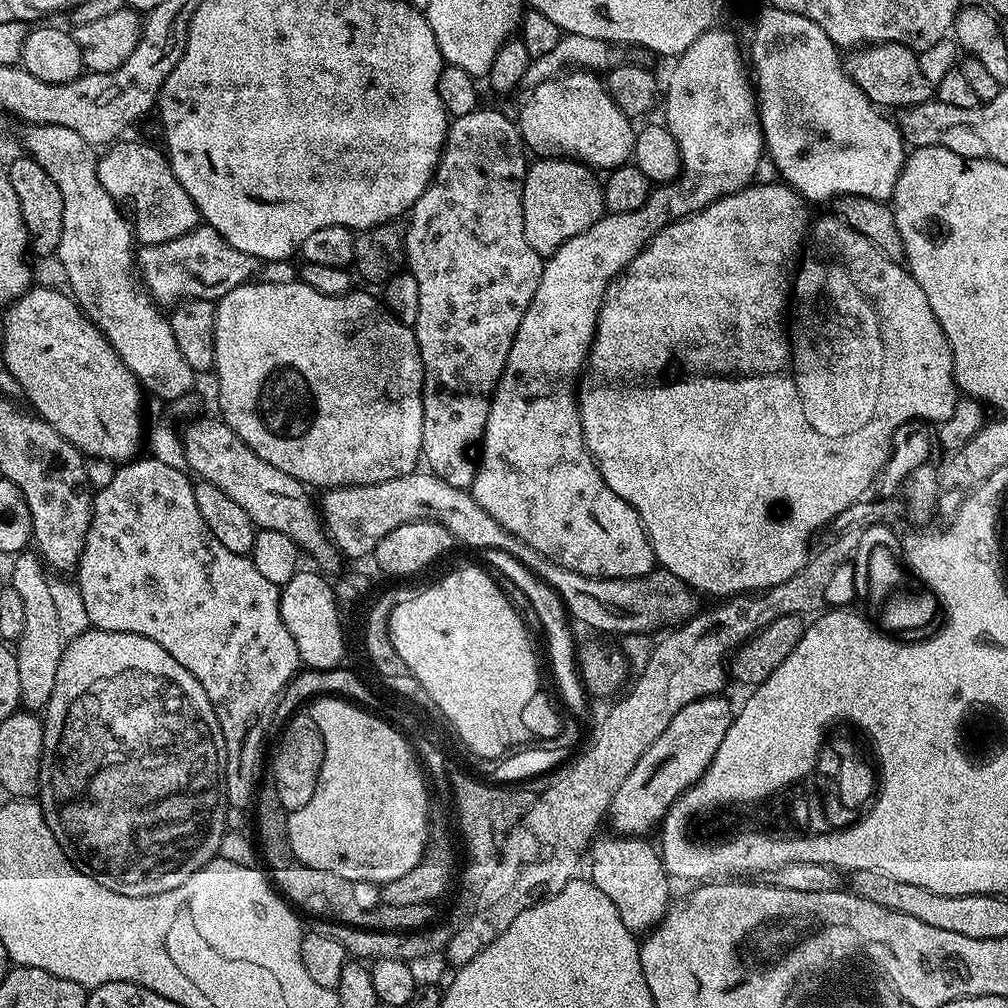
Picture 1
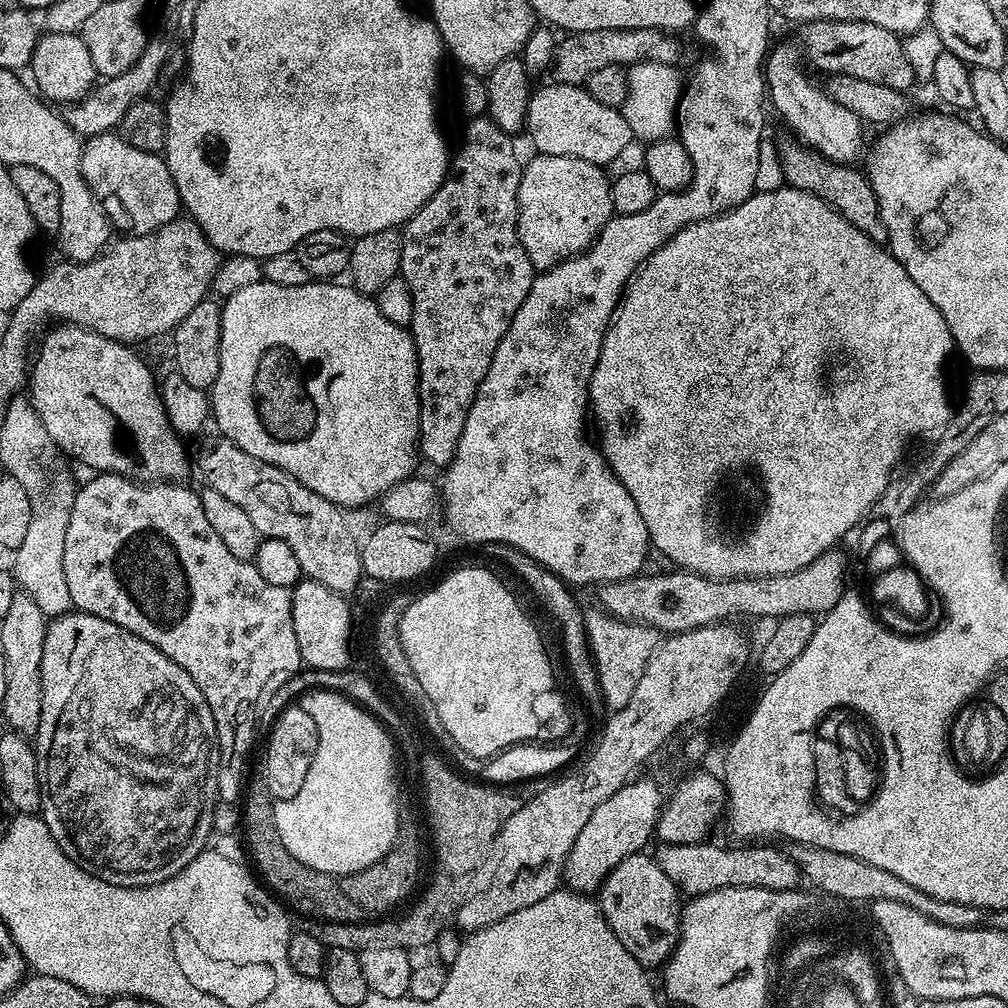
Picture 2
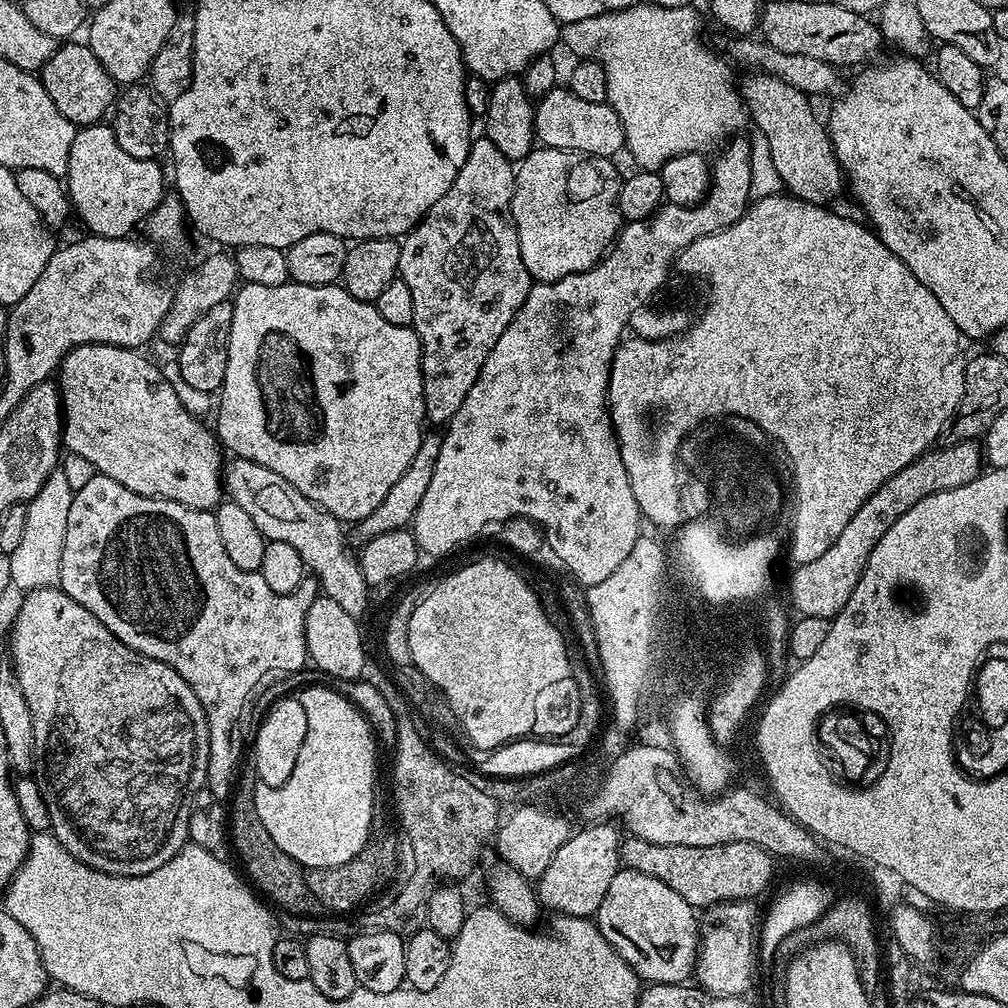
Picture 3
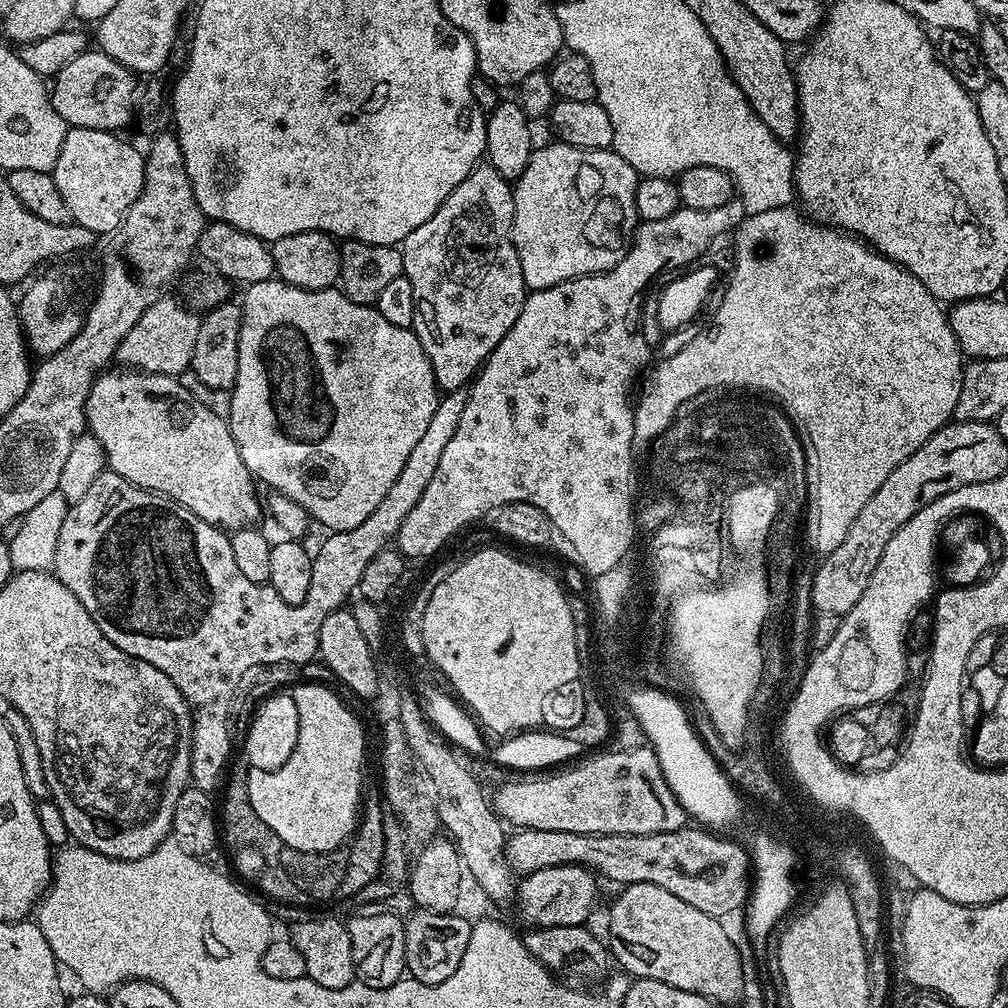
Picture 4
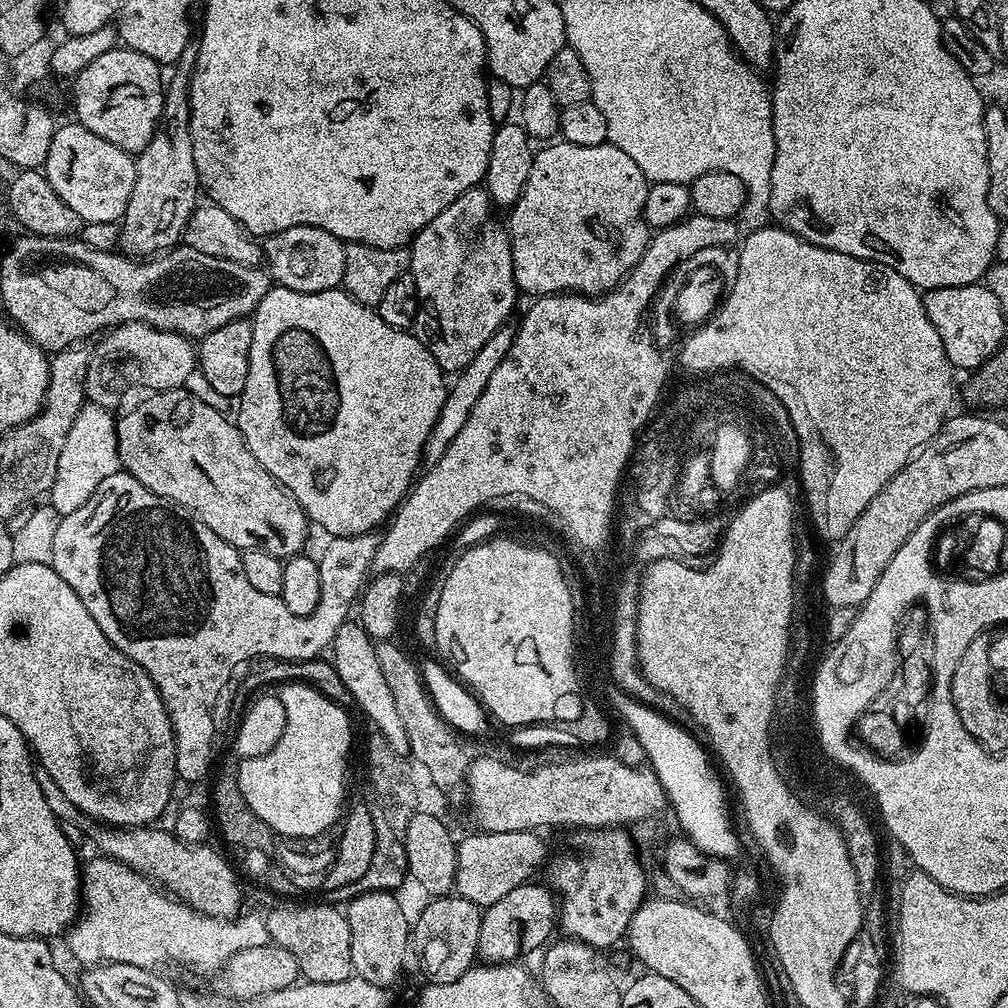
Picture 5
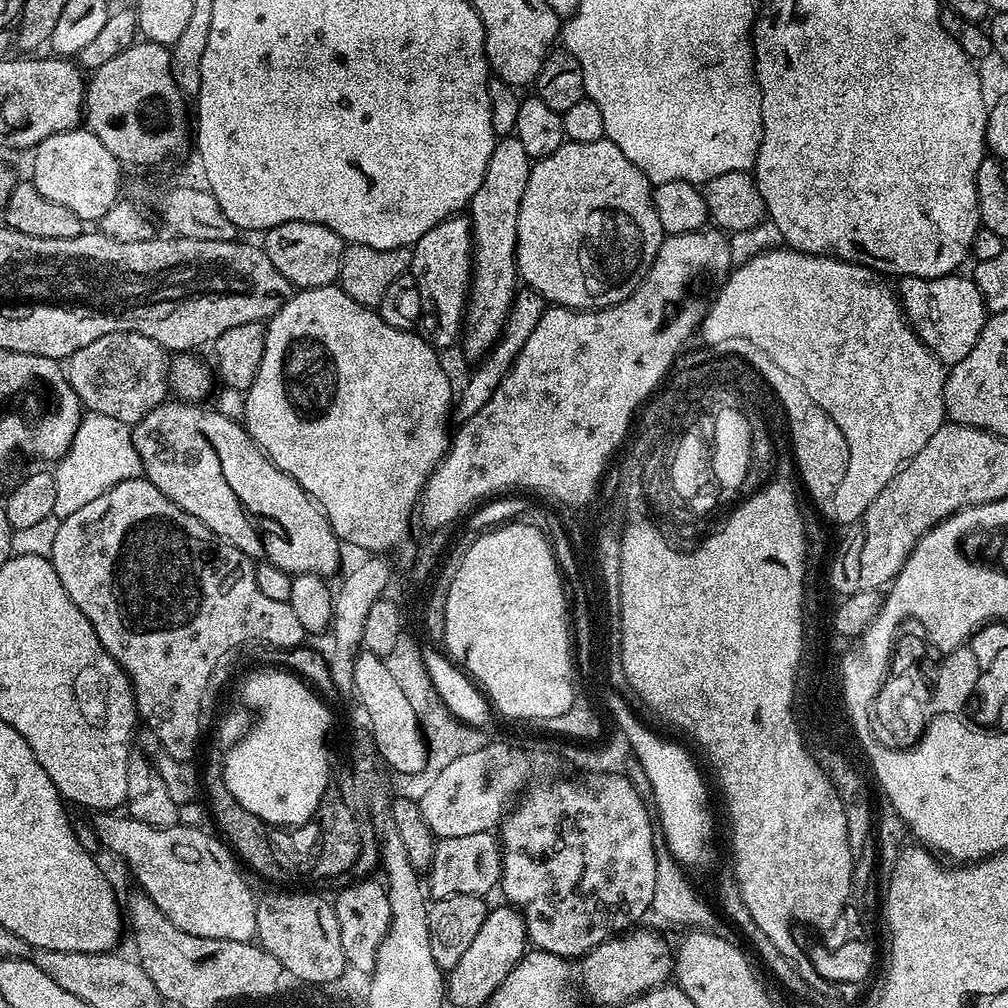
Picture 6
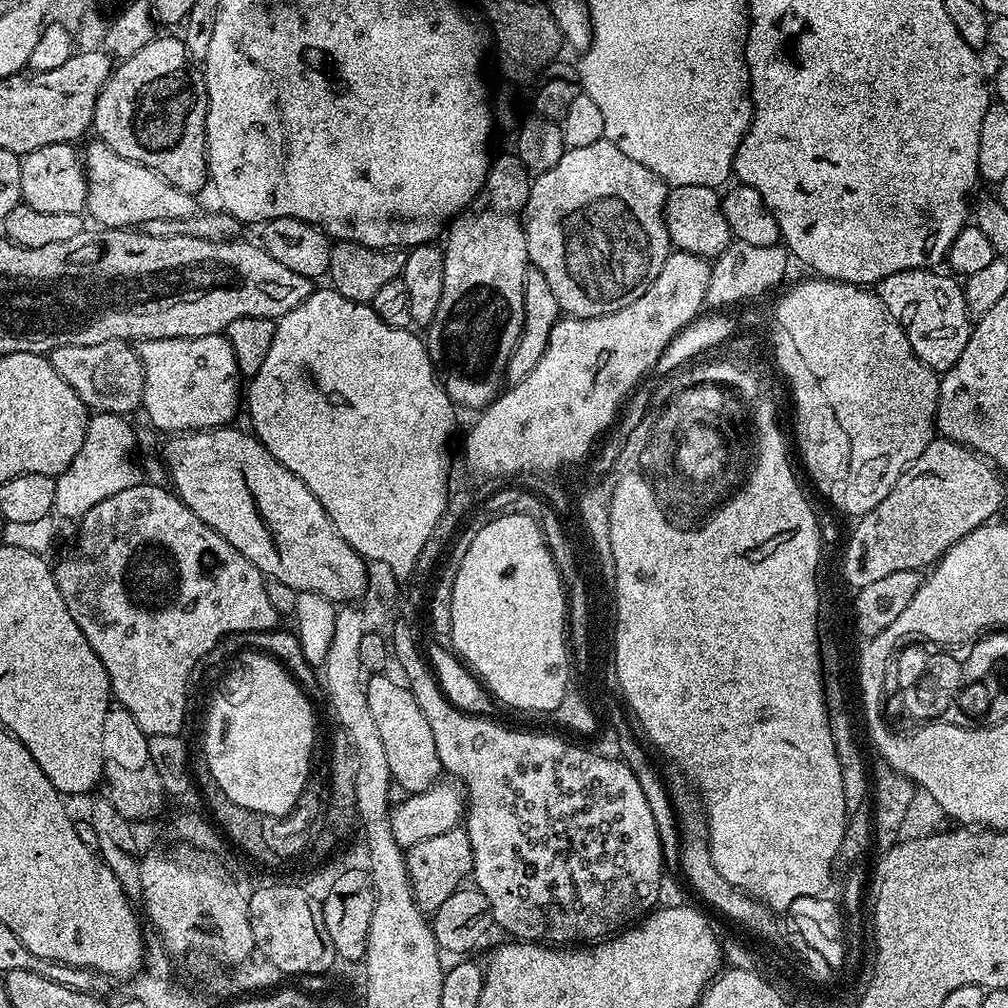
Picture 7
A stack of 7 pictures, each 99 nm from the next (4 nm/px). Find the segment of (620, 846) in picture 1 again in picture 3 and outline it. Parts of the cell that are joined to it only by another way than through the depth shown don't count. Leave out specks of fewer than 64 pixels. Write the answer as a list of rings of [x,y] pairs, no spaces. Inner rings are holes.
[[[629,868],[616,872],[594,919],[602,938],[622,954],[641,981],[683,984],[693,979],[700,951],[698,912],[666,882]]]

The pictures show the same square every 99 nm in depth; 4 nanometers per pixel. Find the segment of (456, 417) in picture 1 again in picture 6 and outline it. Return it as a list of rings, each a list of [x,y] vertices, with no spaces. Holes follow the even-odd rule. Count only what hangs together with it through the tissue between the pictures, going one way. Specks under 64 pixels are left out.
[[[467,215],[448,216],[434,230],[426,230],[416,244],[411,245],[412,276],[418,282],[418,294],[422,298],[422,314],[418,325],[419,335],[433,348],[445,350],[457,343],[464,323],[464,305],[468,302],[468,286],[472,282],[472,222]]]

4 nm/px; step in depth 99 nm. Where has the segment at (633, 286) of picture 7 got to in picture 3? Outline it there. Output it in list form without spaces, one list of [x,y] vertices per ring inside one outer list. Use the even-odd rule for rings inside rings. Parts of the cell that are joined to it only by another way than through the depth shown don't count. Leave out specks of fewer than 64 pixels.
[[[536,146],[515,165],[512,221],[522,250],[522,262],[526,262],[526,270],[533,281],[554,282],[558,278],[590,270],[611,249],[622,227],[620,207],[616,204],[622,176],[616,173],[612,163],[607,156],[582,156],[578,152]]]

